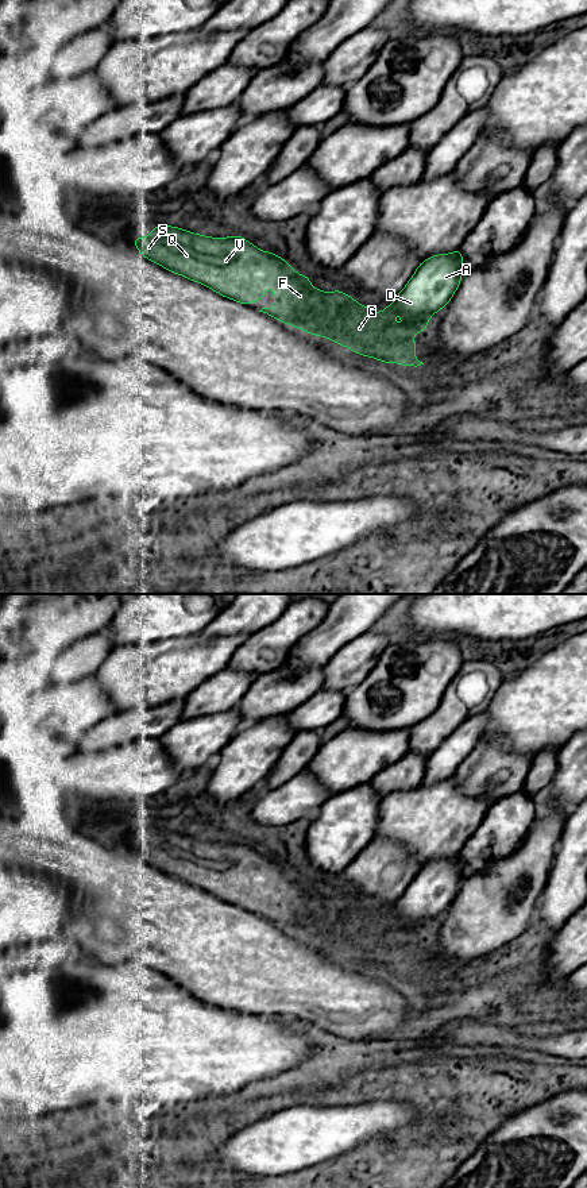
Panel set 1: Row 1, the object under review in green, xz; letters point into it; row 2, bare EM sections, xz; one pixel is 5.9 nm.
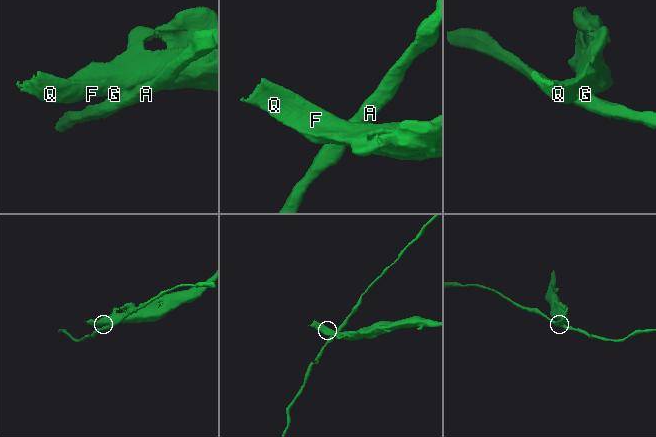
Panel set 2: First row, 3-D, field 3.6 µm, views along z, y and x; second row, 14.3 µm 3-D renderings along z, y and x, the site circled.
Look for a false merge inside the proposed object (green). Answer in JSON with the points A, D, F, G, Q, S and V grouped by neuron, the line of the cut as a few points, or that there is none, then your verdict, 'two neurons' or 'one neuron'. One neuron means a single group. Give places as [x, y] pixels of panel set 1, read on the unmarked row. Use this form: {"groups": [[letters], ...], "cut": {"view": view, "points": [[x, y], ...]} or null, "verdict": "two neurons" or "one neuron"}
{"groups": [["A", "D"], ["F", "G", "Q", "S", "V"]], "cut": {"view": "xz", "points": [[379, 918], [381, 926], [375, 932], [378, 942], [409, 941]]}, "verdict": "two neurons"}

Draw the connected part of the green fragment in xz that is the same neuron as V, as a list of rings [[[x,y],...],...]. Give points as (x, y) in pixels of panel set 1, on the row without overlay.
[[[163,829],[154,830],[148,841],[136,842],[132,848],[148,865],[243,910],[260,907],[271,892],[274,911],[259,917],[287,930],[382,968],[424,969],[414,960],[416,945],[412,941],[375,941],[381,918],[340,894],[316,894],[309,880],[297,878],[271,856],[260,856],[242,840],[211,842]]]

